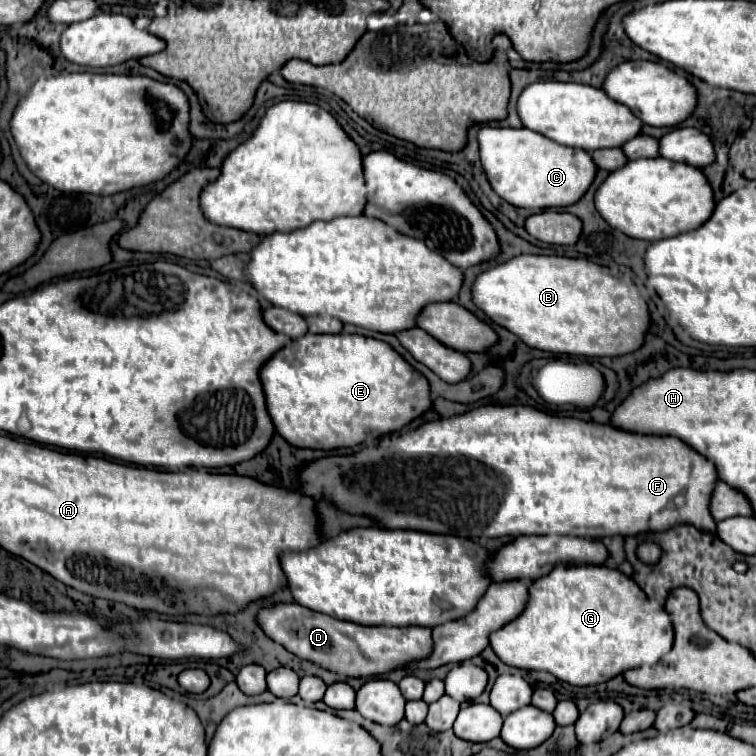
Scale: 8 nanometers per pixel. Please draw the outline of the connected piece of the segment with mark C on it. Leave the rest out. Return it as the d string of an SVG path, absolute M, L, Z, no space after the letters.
M485 126L477 134L481 166L495 194L517 208L557 208L575 204L595 178L595 164L581 148L561 146L543 134L527 128L491 128Z

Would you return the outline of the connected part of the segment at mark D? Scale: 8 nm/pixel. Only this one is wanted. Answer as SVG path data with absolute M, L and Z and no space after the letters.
M295 602L263 606L255 622L271 640L285 646L291 654L345 676L375 676L401 668L411 660L425 658L433 646L431 628L425 626L361 626L313 612Z

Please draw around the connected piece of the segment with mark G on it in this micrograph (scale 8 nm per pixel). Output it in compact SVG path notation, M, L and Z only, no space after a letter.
M555 566L547 576L529 586L529 600L523 612L489 636L497 658L521 670L545 670L571 686L591 686L611 680L613 676L641 666L655 664L673 646L673 628L667 612L655 602L645 602L645 592L629 576L607 566Z

